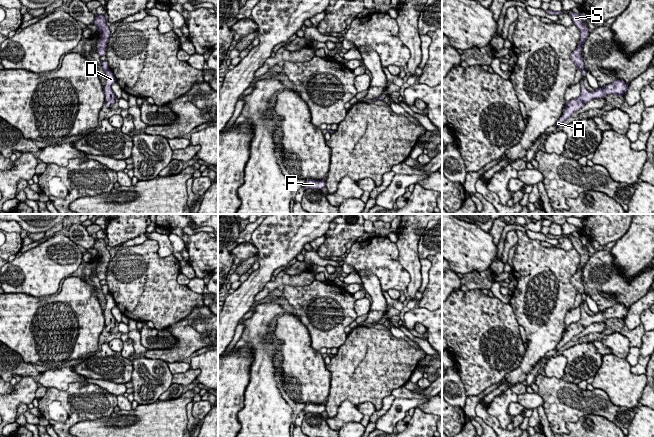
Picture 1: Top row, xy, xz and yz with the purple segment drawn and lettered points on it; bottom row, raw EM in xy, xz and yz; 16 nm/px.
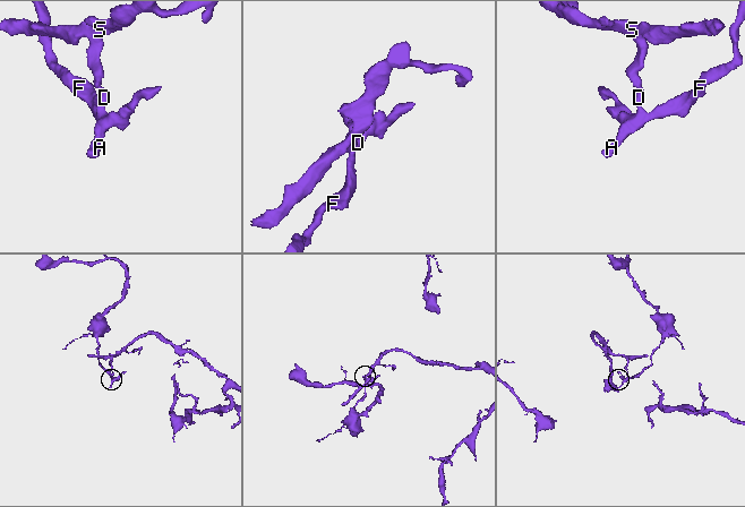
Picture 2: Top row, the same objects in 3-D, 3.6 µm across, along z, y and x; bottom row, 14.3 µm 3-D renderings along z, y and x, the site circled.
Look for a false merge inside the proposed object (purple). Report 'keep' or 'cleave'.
cleave

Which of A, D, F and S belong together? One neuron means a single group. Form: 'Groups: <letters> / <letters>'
Groups: A D F / S

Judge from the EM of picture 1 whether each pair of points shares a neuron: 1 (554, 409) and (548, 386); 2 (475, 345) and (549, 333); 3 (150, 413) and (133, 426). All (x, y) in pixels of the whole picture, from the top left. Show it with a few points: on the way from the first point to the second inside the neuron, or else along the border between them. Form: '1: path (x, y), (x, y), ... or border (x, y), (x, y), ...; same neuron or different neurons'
1: path (554, 403), (554, 392); same neuron
2: border (526, 348), (520, 364), (514, 369); different neurons
3: path (146, 417), (137, 426); same neuron

